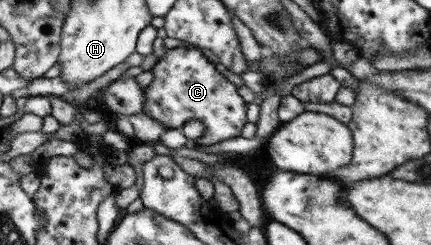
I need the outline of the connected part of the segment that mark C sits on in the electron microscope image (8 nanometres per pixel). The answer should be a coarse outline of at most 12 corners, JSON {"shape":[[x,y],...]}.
{"shape":[[167,49],[142,112],[192,145],[235,138],[247,103],[201,50]]}

